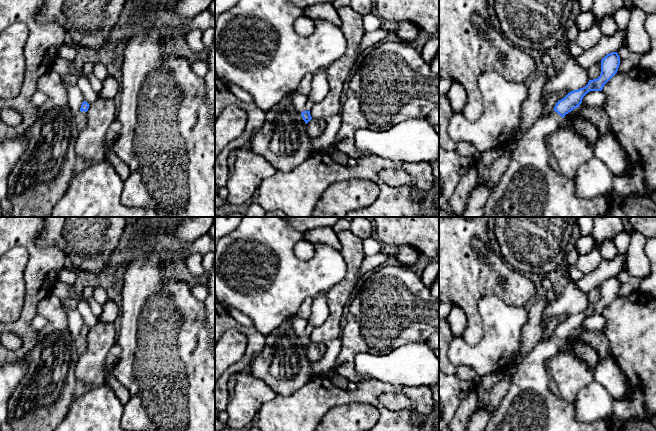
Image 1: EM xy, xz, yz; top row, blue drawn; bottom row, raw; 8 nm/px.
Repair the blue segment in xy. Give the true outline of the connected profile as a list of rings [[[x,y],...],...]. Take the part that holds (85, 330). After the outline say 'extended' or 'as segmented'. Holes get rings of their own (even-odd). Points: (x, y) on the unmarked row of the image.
[[[84,325],[80,332],[80,338],[77,341],[77,351],[78,354],[81,355],[87,348],[87,335],[89,333],[89,328]]]; extended

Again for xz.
[[[308,323],[308,325],[305,329],[305,333],[301,337],[301,340],[302,340],[302,342],[303,342],[303,344],[305,345],[306,348],[312,343],[312,341],[310,339],[310,334],[314,330],[314,328],[315,327],[312,324]]]; extended

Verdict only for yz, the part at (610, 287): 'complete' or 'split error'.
split error

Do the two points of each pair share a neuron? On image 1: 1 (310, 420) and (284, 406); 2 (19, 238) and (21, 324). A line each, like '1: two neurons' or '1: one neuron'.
1: one neuron
2: one neuron

